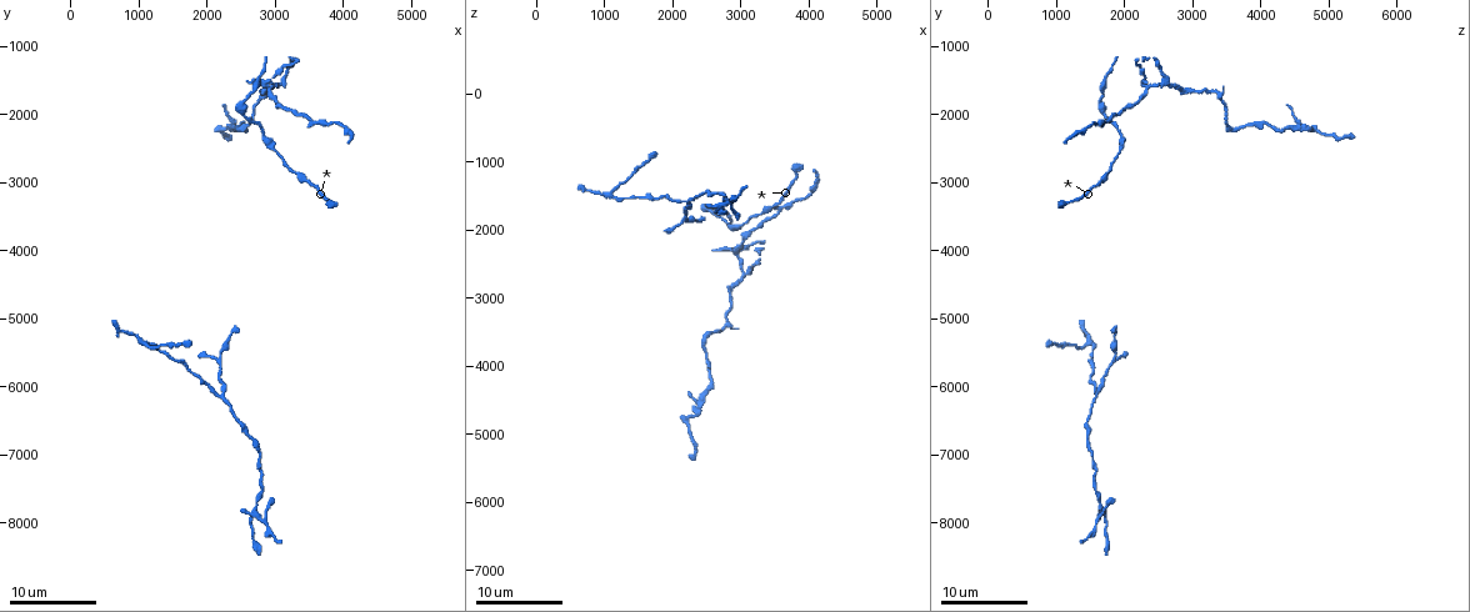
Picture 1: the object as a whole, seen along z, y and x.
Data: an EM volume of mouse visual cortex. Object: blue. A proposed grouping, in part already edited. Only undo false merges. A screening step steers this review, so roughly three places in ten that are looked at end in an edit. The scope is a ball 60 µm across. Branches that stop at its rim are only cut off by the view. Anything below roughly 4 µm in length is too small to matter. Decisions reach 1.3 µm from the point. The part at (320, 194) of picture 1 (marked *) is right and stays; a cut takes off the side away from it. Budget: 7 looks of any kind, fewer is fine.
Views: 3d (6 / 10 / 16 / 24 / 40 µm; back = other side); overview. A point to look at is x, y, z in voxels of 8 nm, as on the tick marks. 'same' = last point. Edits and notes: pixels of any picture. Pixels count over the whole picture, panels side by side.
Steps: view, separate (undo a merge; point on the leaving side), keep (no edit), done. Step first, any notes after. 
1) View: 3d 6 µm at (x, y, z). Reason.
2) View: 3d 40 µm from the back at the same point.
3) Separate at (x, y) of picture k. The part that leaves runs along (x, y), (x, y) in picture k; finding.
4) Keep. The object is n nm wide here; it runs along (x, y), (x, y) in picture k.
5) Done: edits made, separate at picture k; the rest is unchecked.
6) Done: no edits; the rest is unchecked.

View: 3d 10 µm at (2700, 1850, 3400). Calibre changes.

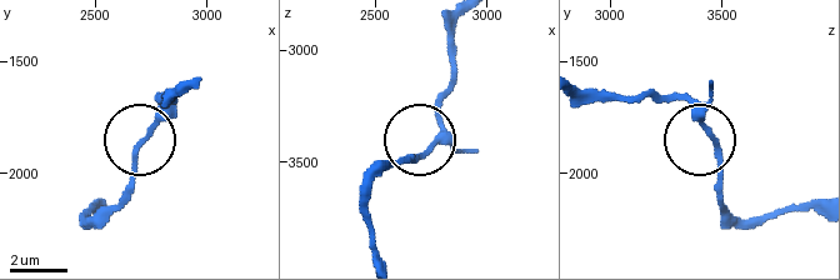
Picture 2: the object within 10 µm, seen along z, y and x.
Keep. Continuous, no second neuron.

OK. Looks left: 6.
View: 3d 10 µm at (2900, 1650, 2300). Thin arm on a thick one.

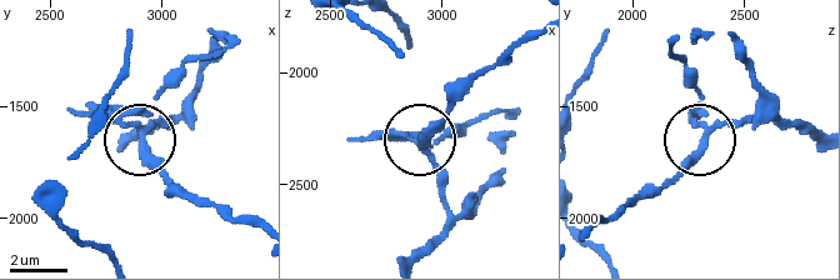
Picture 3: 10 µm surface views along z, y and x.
View: 3d 10 µm from the back at (2910, 1630, 2320).

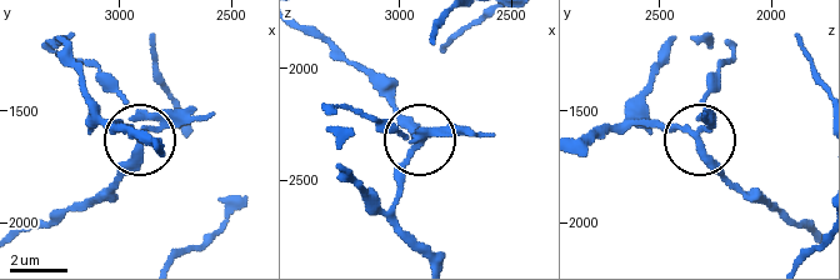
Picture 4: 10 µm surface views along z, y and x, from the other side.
Keep. All the same neuron.

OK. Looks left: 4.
View: 3d 10 µm at (1050, 5350, 1450). Thin arm on a thick one.

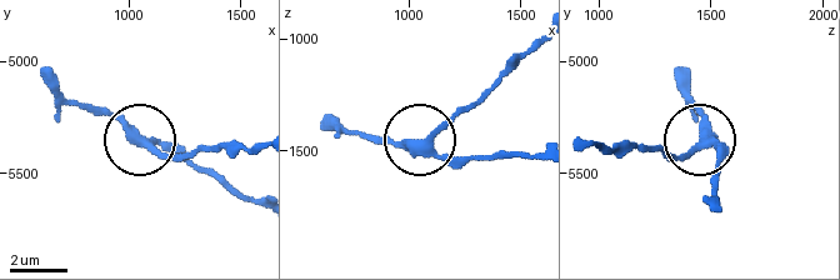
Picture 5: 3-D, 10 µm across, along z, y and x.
View: 3d 10 µm from the back at (1090, 5390, 1430). From behind.

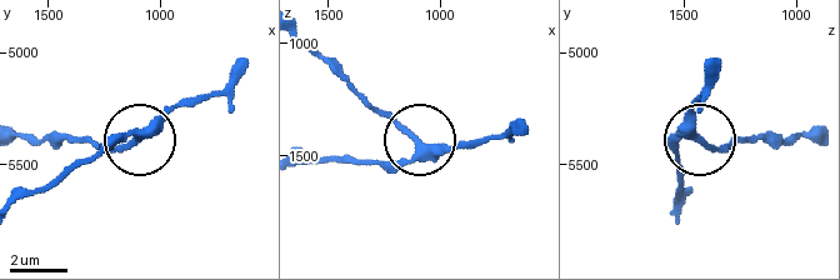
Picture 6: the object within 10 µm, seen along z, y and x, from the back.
Keep. 3 arms meet here; continuous, no second neuron.

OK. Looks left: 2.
View: 3d 10 µm at (2200, 6150, 1600).

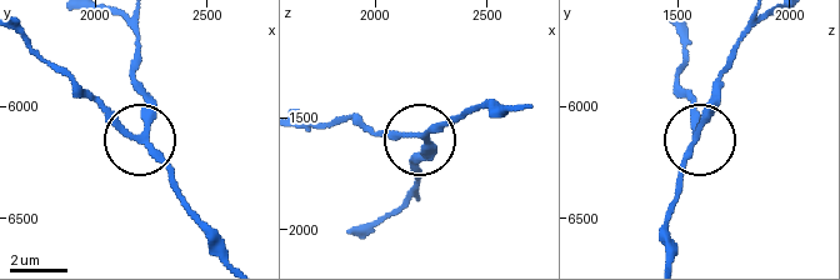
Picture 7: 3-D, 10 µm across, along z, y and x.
Keep. The side arm is 19 µm long; one neuron here.

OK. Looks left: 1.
Done: no edits; the rest is unchecked.

